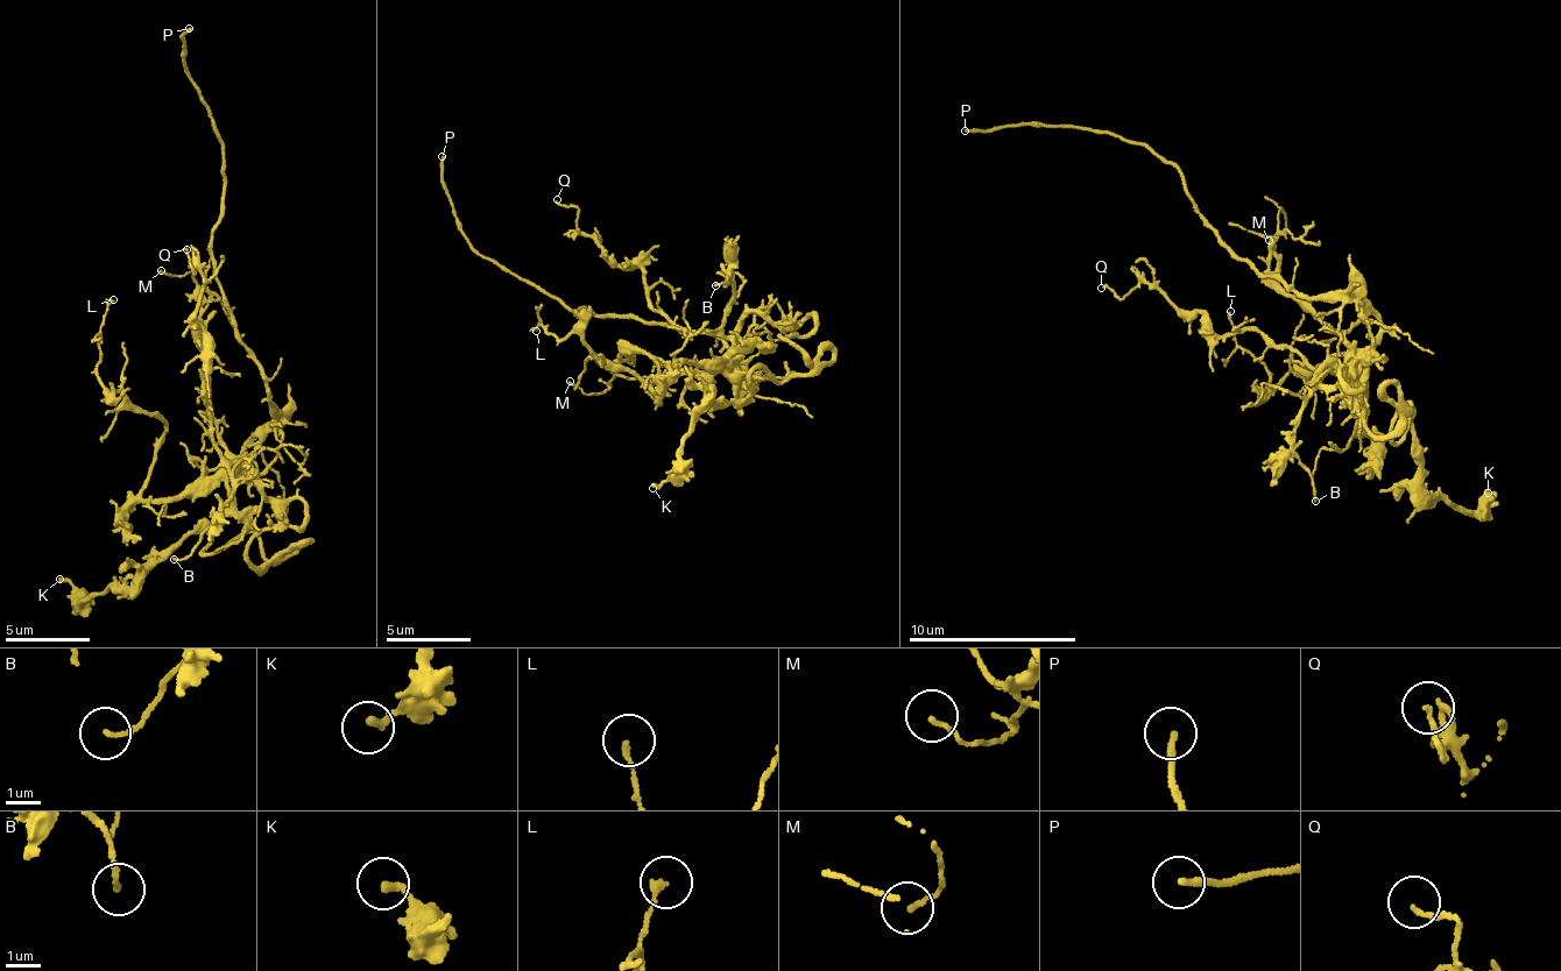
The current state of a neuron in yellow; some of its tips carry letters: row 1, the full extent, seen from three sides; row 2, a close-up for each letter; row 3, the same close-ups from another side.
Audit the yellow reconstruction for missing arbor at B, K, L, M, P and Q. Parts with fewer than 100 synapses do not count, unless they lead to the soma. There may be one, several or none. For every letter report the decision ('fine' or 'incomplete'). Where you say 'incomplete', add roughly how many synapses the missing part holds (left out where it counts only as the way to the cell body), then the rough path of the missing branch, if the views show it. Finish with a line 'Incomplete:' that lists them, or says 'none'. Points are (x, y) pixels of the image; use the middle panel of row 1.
B: fine
K: fine
L: fine
M: fine
P: incomplete | (442, 156), (442, 127), (458, 87), (495, 82), (555, 137), (586, 219), (578, 236), (592, 253)
Q: fine
Incomplete: P

